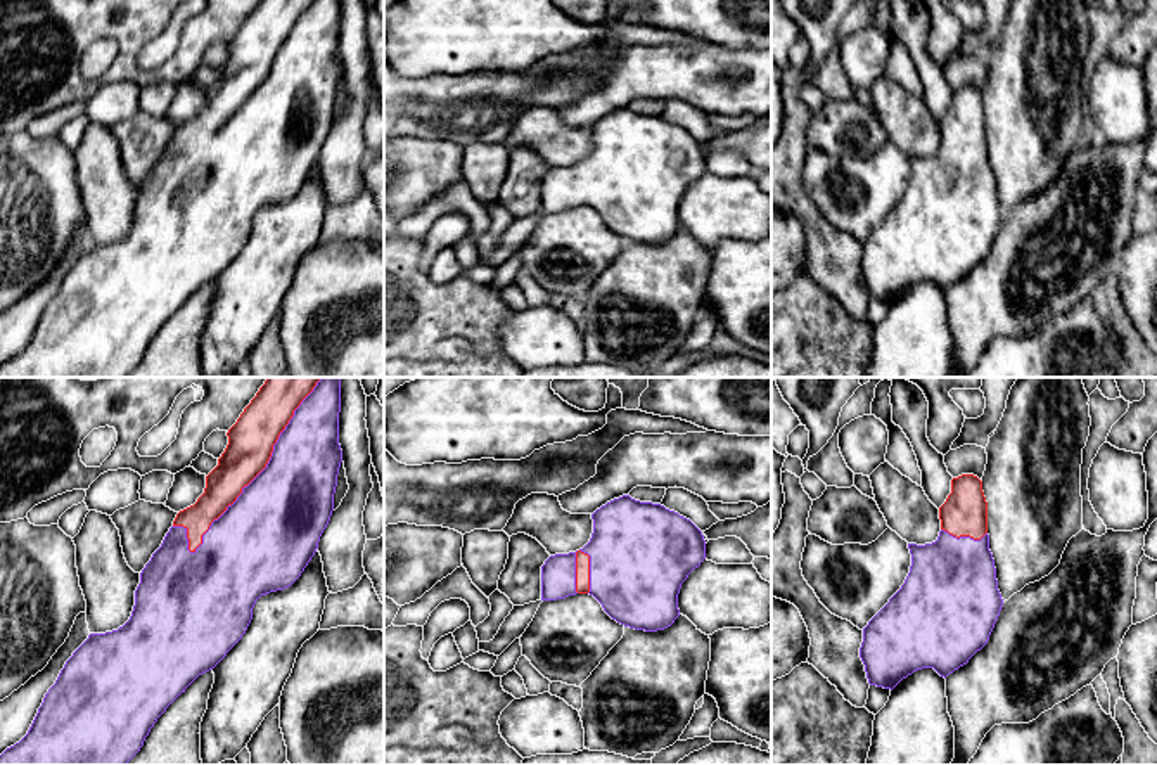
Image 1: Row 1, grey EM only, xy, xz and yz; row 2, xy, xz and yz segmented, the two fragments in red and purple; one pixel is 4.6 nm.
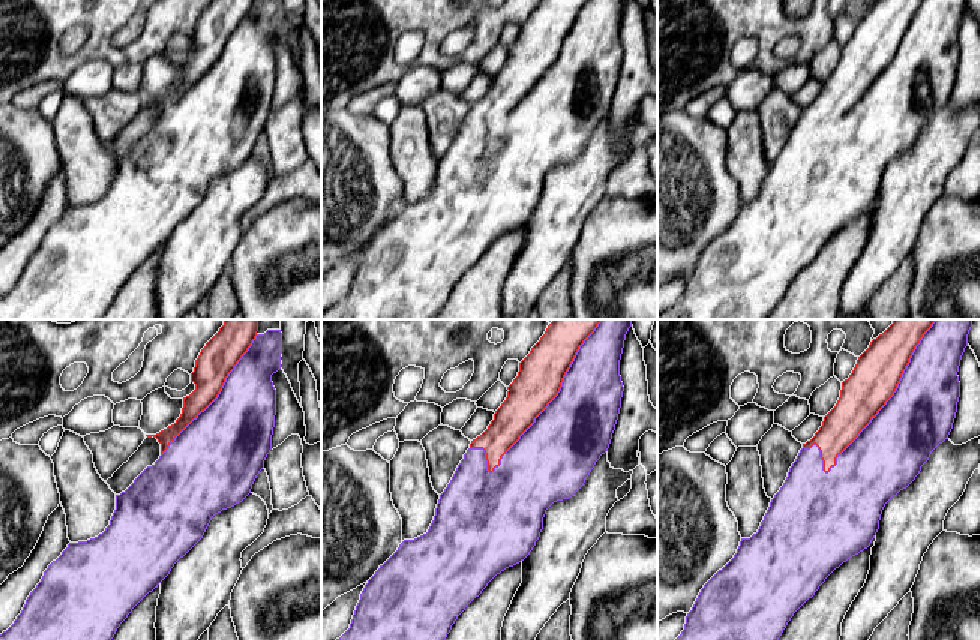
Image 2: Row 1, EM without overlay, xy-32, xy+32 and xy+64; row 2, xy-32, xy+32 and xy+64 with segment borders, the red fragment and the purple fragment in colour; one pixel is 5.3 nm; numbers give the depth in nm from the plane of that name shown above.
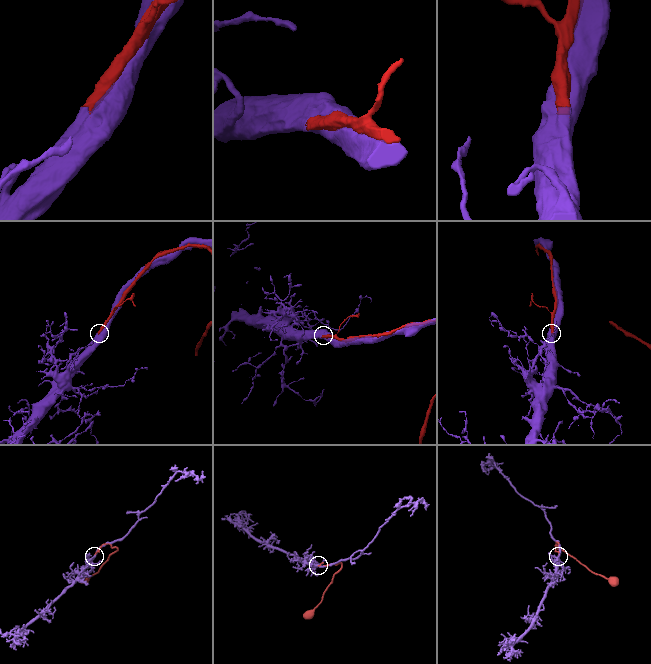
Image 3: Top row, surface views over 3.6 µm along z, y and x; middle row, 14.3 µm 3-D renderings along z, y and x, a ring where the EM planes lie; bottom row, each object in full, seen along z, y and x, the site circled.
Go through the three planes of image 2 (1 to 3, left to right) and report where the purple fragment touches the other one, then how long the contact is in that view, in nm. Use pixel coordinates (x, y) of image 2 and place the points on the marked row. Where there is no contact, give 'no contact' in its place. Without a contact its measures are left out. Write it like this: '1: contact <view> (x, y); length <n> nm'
1: contact xy-32 (218, 393); length 850 nm
2: contact xy+32 (556, 394); length 1000 nm
3: contact xy+64 (892, 394); length 1000 nm

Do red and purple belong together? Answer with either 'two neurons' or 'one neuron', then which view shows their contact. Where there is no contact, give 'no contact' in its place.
one neuron; meets red in xy

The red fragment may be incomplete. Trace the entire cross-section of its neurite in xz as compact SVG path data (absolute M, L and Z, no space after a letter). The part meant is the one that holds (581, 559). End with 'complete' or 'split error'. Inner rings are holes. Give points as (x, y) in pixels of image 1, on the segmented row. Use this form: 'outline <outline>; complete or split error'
outline M630 495L591 514L590 542L541 566L541 601L593 595L617 623L645 632L671 627L678 594L706 559L702 531L661 504Z; split error

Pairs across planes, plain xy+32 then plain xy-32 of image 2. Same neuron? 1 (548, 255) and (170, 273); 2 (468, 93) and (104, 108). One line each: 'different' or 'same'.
1: same
2: different

